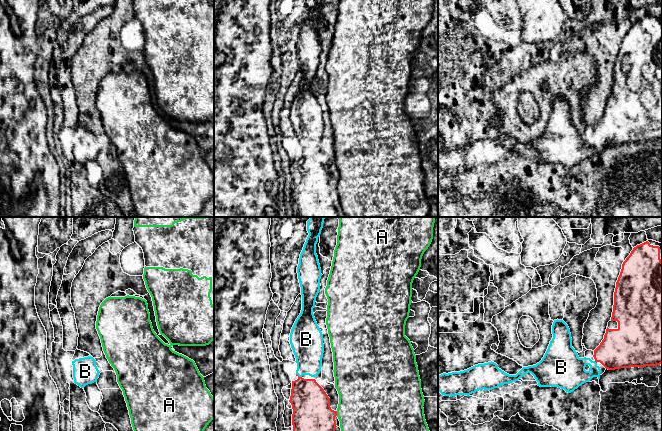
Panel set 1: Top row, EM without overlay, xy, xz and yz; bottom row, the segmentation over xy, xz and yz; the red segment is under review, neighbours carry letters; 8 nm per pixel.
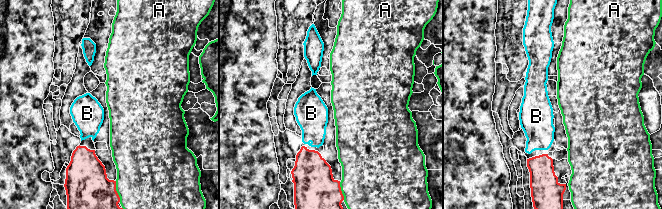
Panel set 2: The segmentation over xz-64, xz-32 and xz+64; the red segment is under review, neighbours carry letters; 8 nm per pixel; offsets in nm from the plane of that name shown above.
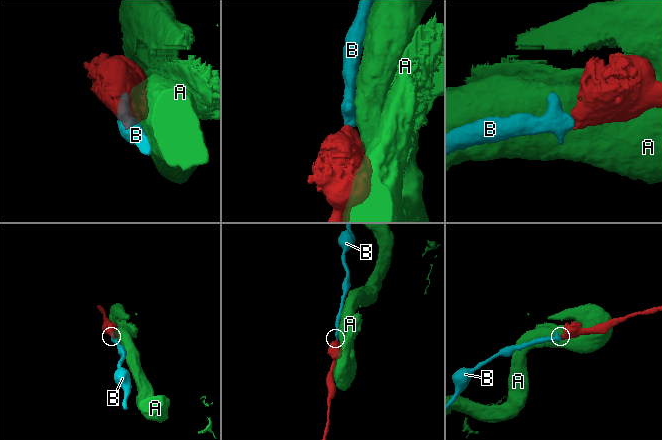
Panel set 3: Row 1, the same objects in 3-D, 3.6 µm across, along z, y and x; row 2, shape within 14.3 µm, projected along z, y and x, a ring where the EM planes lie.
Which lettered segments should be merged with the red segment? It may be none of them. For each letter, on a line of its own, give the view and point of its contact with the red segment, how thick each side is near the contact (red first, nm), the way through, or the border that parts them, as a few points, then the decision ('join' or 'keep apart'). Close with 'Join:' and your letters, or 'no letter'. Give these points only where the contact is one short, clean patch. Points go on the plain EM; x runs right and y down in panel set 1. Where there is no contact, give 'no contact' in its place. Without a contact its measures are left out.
A: contact xz (336, 189); calibres 340 and 480 nm; keep apart
B: contact xz (298, 152); calibres 300 and 260 nm; join
Join: B

